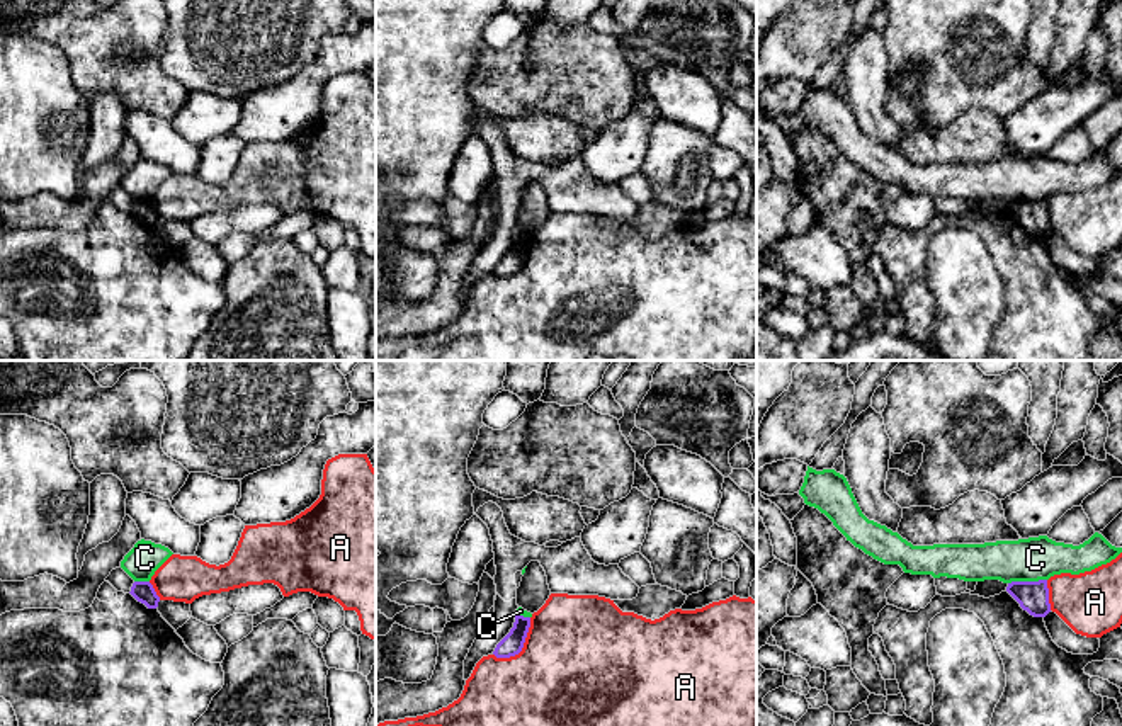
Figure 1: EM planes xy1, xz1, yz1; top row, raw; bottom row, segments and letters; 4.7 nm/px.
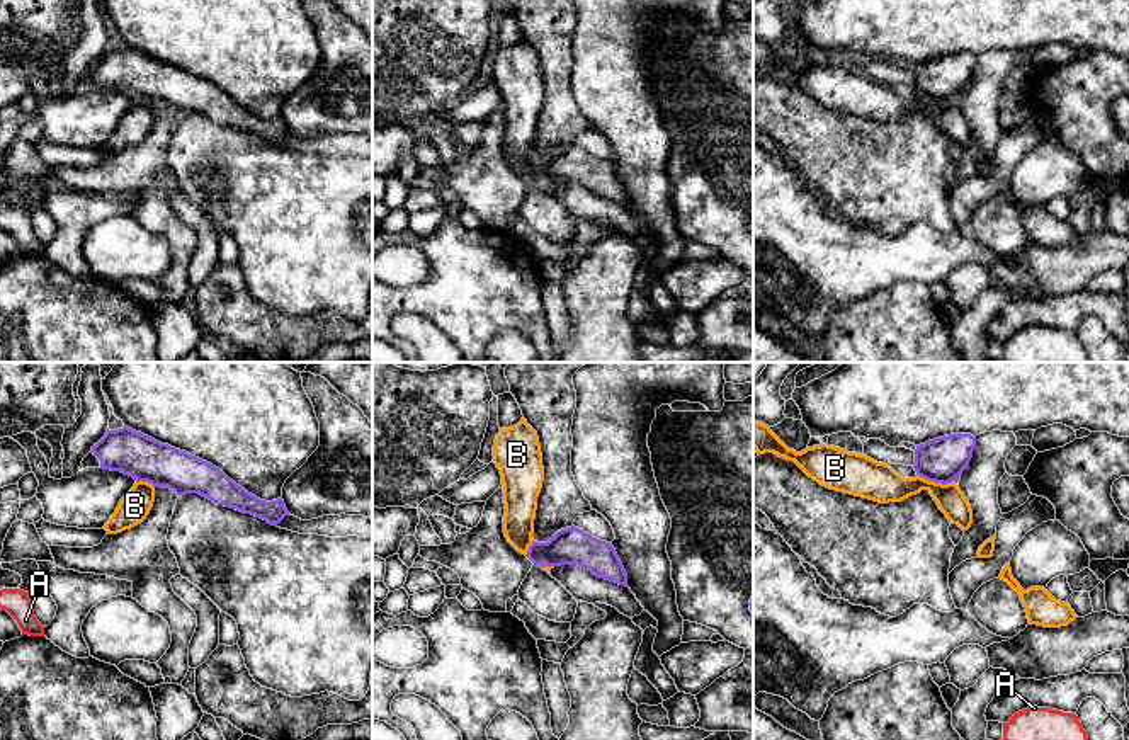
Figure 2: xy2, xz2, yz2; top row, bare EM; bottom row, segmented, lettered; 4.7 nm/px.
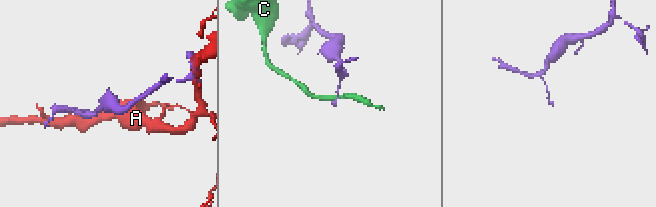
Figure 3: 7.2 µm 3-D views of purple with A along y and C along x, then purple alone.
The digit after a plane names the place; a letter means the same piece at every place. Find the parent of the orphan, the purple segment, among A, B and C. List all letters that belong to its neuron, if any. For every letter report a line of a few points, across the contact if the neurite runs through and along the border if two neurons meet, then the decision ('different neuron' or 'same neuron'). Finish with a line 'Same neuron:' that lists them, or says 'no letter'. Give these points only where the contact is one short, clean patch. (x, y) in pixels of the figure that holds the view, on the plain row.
A: line xz1 (531, 237), (524, 266), (514, 274), (497, 277); different neuron
B: line yz2 (919, 94), (951, 102); different neuron
C: line yz1 (1046, 198), (1012, 199), (1008, 203); different neuron
Same neuron: no letter

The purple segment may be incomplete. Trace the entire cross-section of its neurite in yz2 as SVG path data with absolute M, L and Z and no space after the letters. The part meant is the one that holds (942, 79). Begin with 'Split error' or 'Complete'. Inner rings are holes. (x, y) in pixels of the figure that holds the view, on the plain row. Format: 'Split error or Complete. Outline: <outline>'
Complete. Outline: M950 53L916 65L915 90L935 102L952 102L967 87L976 56L971 53Z

